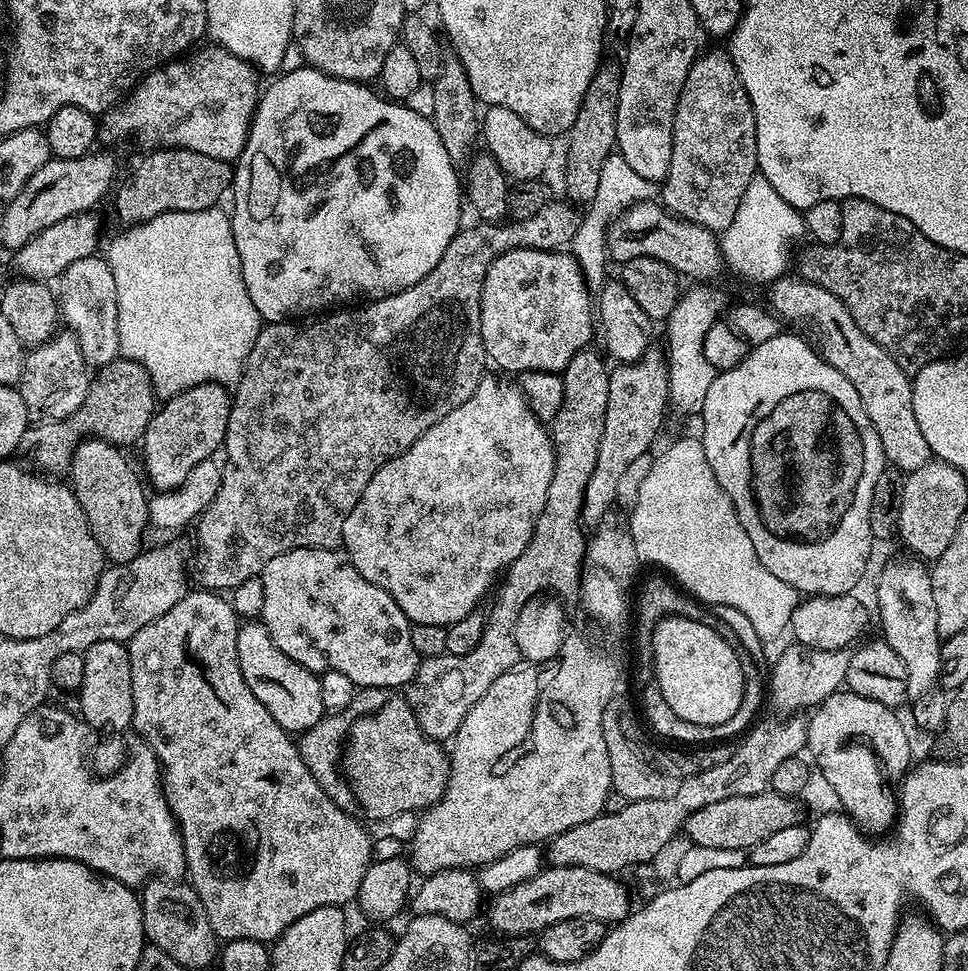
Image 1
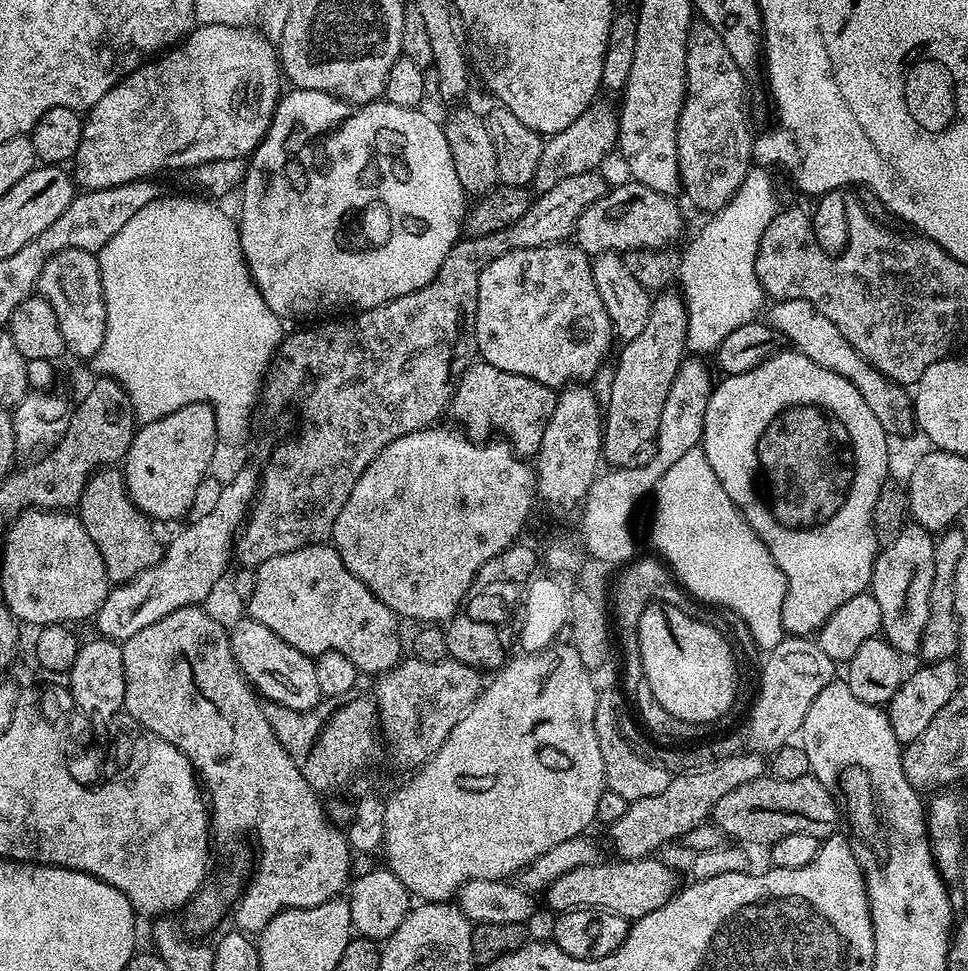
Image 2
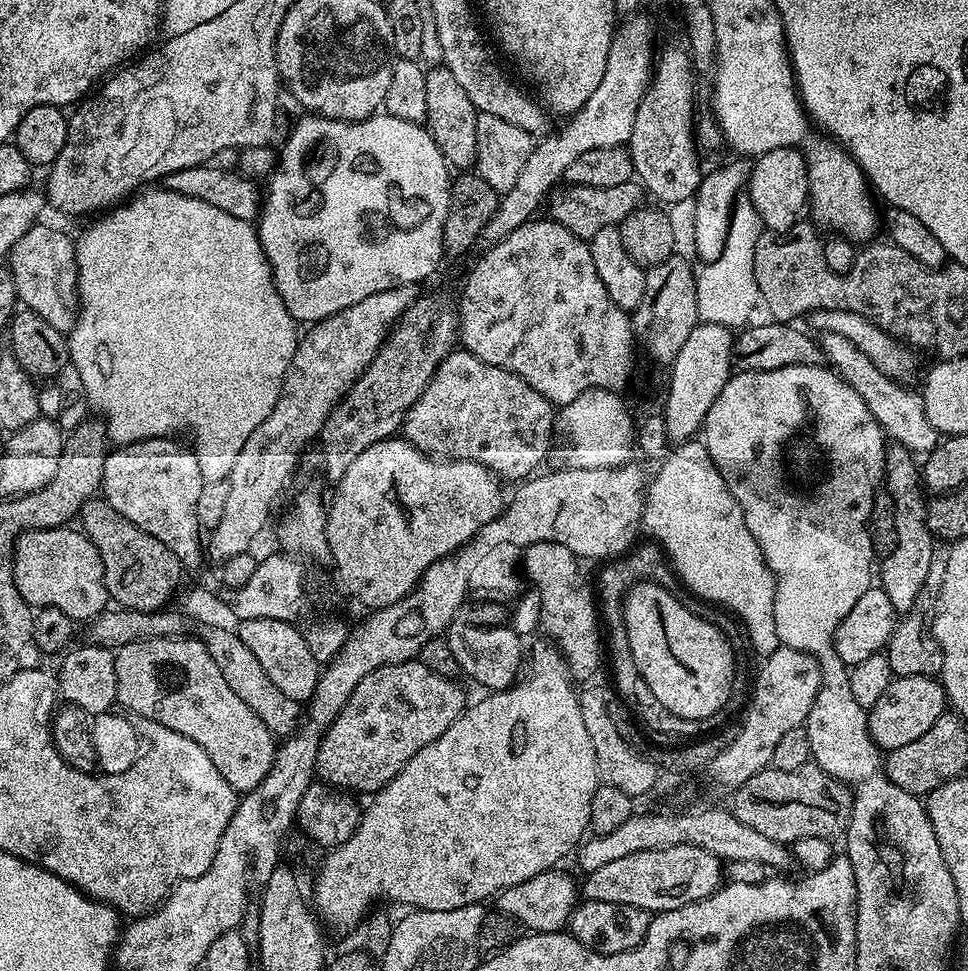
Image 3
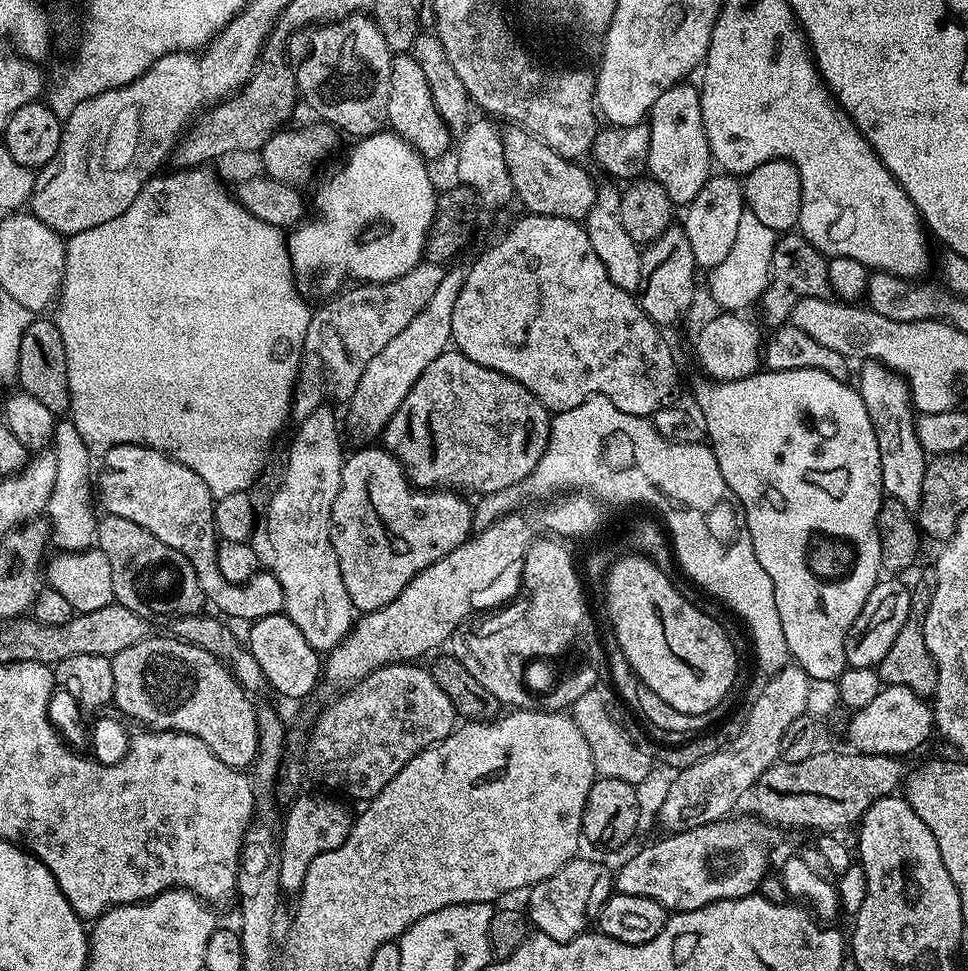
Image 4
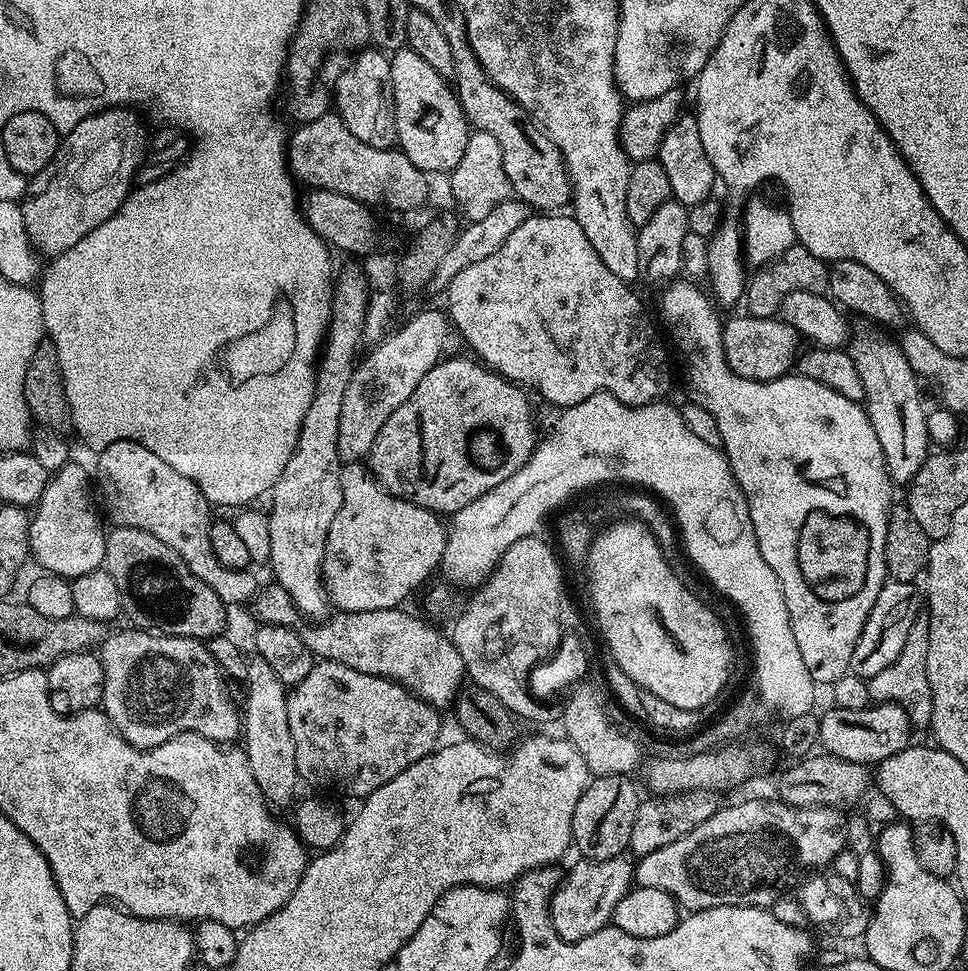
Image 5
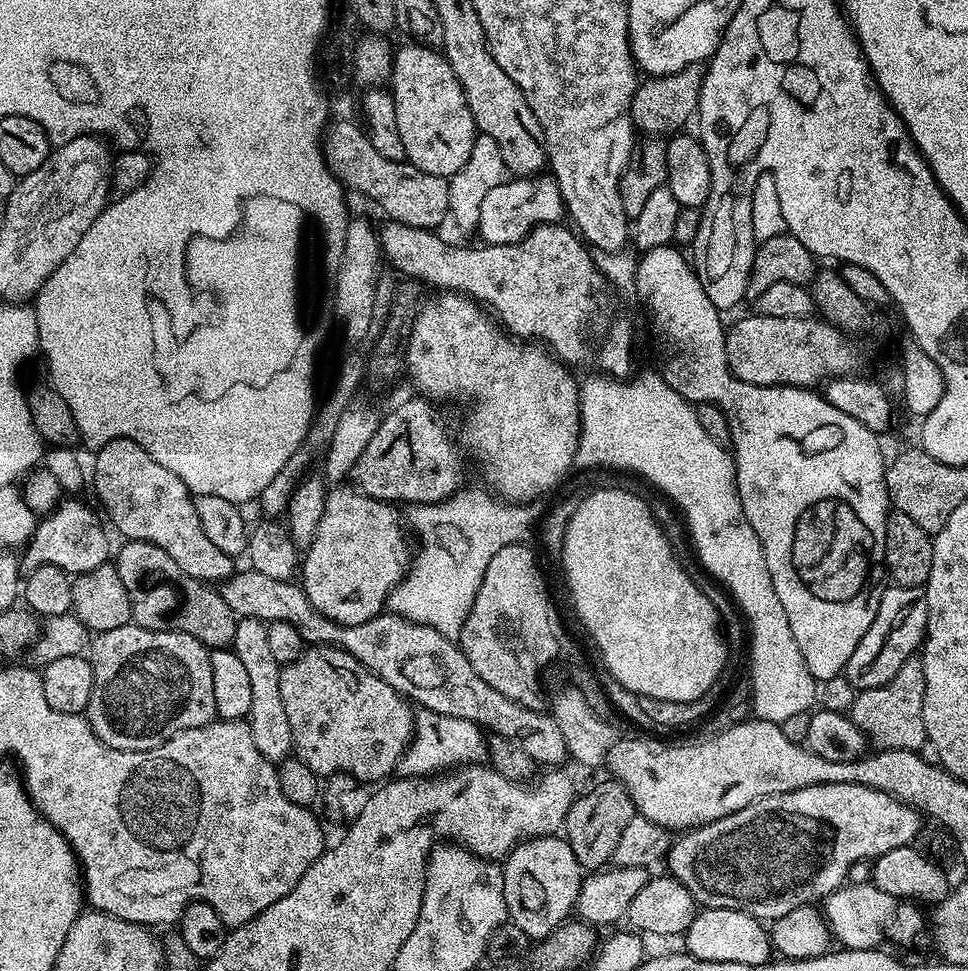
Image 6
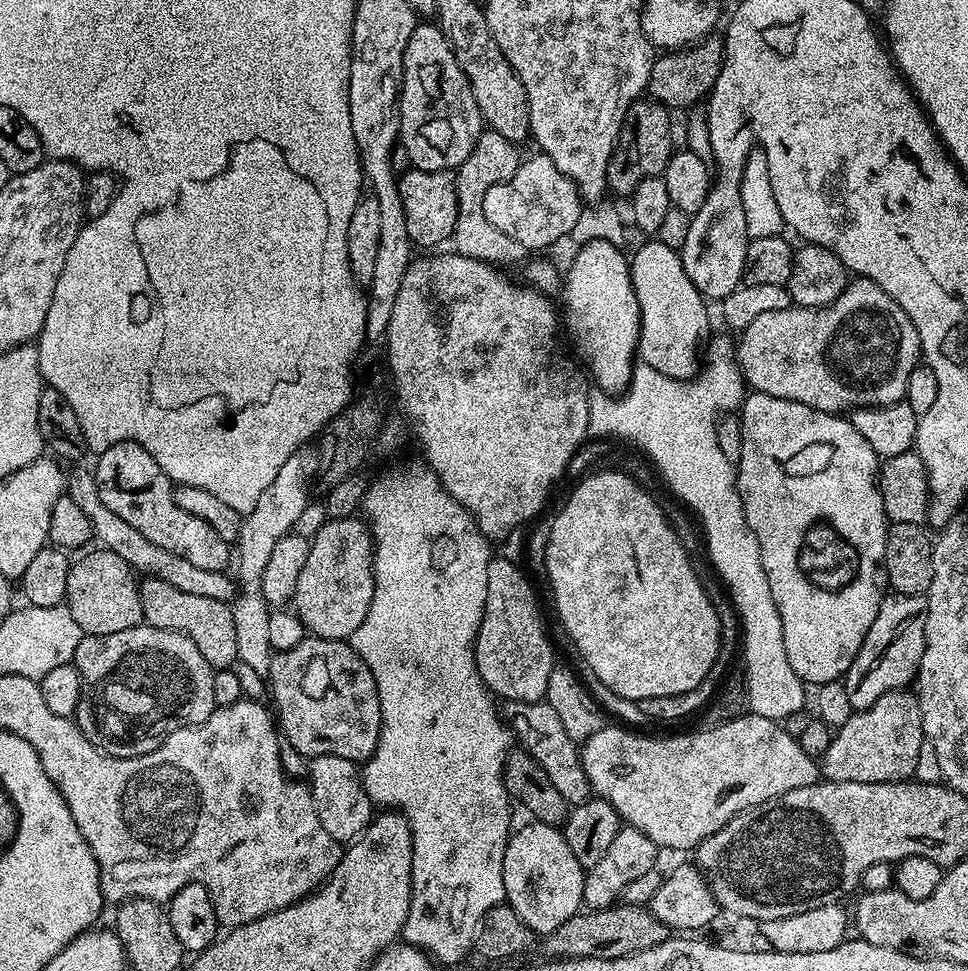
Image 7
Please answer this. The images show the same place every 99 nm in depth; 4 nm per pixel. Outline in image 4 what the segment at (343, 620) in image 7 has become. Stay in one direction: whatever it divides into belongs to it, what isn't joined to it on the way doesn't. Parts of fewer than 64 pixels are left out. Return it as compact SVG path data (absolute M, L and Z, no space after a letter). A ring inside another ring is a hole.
M360 446L360 449L353 456L351 453L345 459L342 466L342 486L338 490L338 498L334 498L334 510L332 511L332 545L334 546L334 554L338 558L338 570L342 570L342 582L346 582L346 594L350 594L353 609L360 614L373 612L390 602L394 602L394 598L398 598L398 594L402 594L402 590L410 582L410 578L414 578L419 572L426 570L426 566L438 562L438 558L450 554L450 550L454 550L458 545L463 544L474 532L473 505L471 503L468 505L464 501L467 499L459 491L421 490L412 487L408 483L408 475L405 474L404 467L393 458L392 453L383 446L372 447L376 446Z

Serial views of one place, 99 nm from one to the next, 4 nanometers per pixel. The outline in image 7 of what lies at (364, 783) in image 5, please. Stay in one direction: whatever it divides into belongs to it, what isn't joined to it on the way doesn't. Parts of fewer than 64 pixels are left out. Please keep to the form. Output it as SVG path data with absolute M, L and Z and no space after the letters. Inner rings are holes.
M309 635L298 642L298 646L273 655L266 681L270 689L270 700L276 703L274 712L282 729L283 739L288 740L302 756L311 758L318 755L337 755L355 762L363 762L372 757L380 737L378 690L374 674L370 674L366 662L362 662L351 643L323 640Z

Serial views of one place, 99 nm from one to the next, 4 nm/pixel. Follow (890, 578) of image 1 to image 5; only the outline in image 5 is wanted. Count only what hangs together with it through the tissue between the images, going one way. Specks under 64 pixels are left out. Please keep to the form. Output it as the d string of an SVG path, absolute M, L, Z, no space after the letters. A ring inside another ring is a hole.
M876 332L853 335L846 351L858 370L858 378L862 378L862 404L870 418L870 426L874 426L874 434L878 434L878 446L882 446L888 477L893 485L907 486L930 454L928 412L920 397L921 381L899 343L888 337L891 335Z

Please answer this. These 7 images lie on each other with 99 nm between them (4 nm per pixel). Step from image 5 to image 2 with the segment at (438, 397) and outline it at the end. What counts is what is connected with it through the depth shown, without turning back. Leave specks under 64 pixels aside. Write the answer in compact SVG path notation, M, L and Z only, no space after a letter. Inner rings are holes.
M474 362L462 373L452 395L450 416L460 420L459 427L463 429L469 440L484 442L491 432L501 432L503 439L512 445L516 455L521 458L535 457L542 446L544 428L550 422L550 414L554 414L554 406L558 399L553 389L542 386L542 382L534 382L534 378L526 378L522 374L510 374L506 370L498 370L498 366L490 366L483 362Z

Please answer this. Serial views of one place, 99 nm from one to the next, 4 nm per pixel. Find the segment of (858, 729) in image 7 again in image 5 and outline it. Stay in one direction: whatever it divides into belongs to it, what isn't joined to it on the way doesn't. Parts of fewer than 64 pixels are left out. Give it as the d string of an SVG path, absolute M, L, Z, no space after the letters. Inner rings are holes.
M921 610L910 626L910 634L906 634L906 642L898 658L894 658L886 670L867 677L869 701L902 706L916 730L927 729L932 723L932 691L926 674L926 654L930 654L930 626L927 611Z

